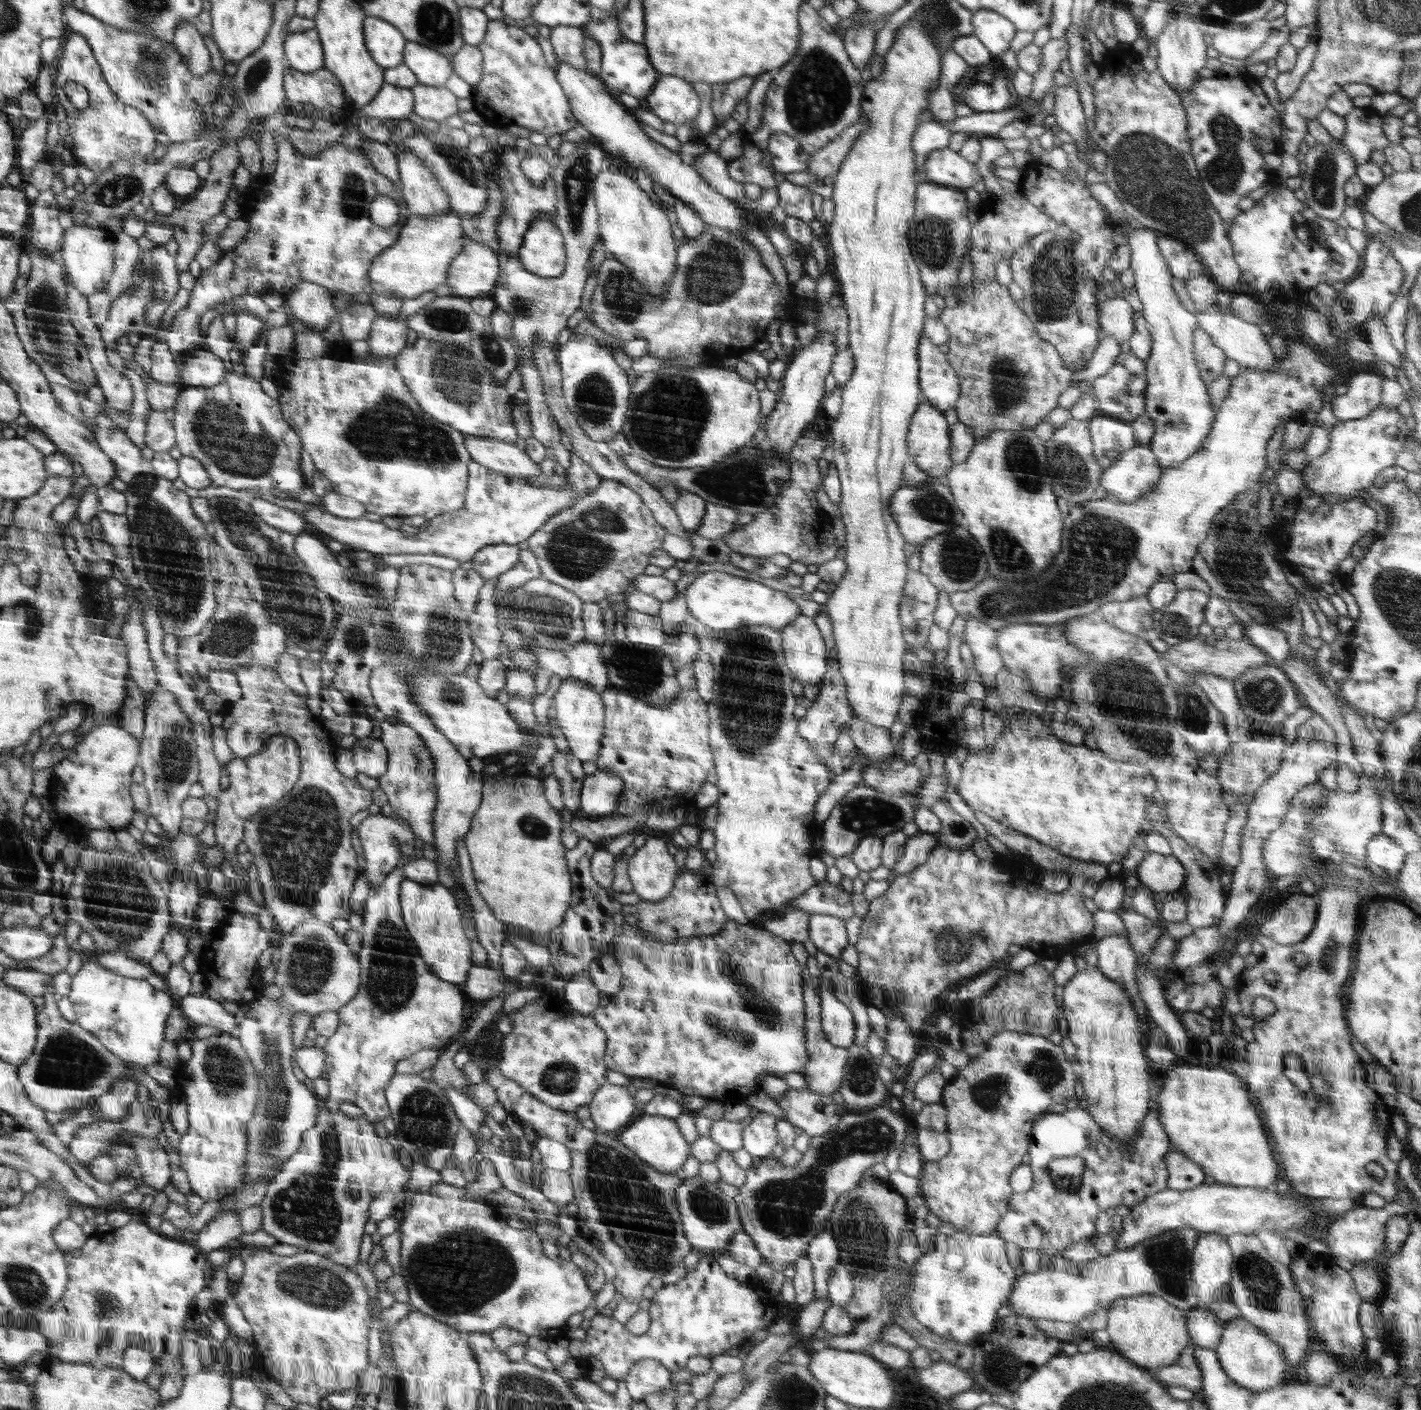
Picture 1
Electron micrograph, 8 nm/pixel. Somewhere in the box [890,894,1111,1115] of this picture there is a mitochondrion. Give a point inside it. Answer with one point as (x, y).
(953, 944)

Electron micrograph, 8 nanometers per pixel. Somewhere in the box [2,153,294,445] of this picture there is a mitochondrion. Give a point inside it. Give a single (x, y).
(46, 302)

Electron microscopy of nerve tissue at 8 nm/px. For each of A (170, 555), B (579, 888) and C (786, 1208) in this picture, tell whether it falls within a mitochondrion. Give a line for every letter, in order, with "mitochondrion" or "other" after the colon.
A: mitochondrion
B: other
C: mitochondrion

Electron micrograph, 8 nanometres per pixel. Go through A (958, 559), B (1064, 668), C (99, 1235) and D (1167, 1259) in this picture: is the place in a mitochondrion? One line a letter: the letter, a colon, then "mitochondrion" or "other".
A: mitochondrion
B: mitochondrion
C: other
D: mitochondrion

